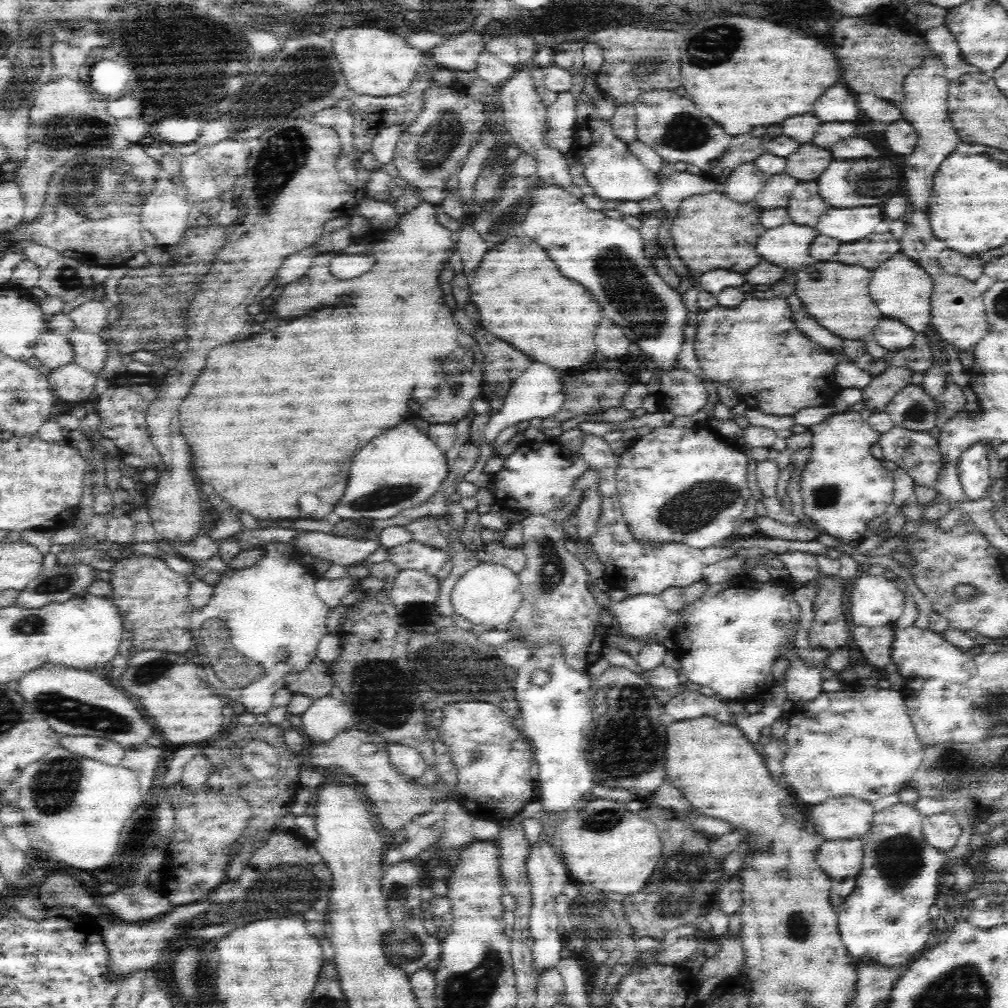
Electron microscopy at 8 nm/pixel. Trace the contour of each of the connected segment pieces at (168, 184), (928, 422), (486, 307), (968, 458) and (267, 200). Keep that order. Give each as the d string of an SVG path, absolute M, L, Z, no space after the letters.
M168 180L154 182L152 192L141 206L143 227L151 232L158 247L178 244L186 230L190 205L178 184Z
M910 384L888 402L885 412L896 427L928 433L943 423L937 417L939 406L932 397L926 395L922 384Z
M527 236L500 242L502 250L488 250L470 286L470 301L480 312L484 330L522 350L534 362L566 371L582 368L596 354L594 332L600 322L600 306L578 282L564 278L546 252Z
M978 440L958 458L958 478L965 498L975 505L986 498L990 486L990 462L988 454L995 443L990 440Z
M305 117L286 118L284 122L277 122L267 128L251 142L249 147L248 166L237 186L237 194L233 201L234 206L239 209L237 222L229 229L223 249L216 255L208 276L204 278L204 282L201 282L200 290L196 291L196 298L192 299L187 312L185 340L188 350L182 350L184 354L179 354L174 374L164 380L156 400L148 406L146 412L148 433L166 466L166 469L159 473L155 489L148 498L147 509L156 534L172 545L183 545L198 538L201 535L200 527L204 522L198 488L190 470L192 468L190 448L184 442L178 422L182 400L188 396L196 378L204 370L210 350L228 342L242 342L250 336L252 316L259 314L262 308L268 308L268 306L260 306L260 299L256 296L264 286L268 286L268 282L276 278L286 258L317 242L324 224L332 218L342 218L350 214L362 195L360 190L350 188L343 181L336 166L336 160L340 158L342 152L338 133L331 127L316 123L315 120L308 121Z

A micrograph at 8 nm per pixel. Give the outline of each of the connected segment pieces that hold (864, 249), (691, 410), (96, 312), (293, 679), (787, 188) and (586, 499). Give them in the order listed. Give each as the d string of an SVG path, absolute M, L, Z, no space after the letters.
M872 234L856 244L842 244L838 250L838 260L844 264L860 264L874 270L890 256L900 252L900 242L890 234Z
M676 369L672 374L660 378L662 382L658 396L668 398L668 412L674 417L694 416L708 407L708 390L700 377L693 375L686 369Z
M92 298L75 307L69 314L76 328L89 333L101 334L108 327L106 316L108 316L106 302L98 298Z
M316 656L304 672L288 674L285 687L292 694L305 694L312 699L330 695L331 688L335 686L330 673L328 666Z
M786 173L765 176L762 189L752 203L761 210L787 207L792 192L799 182Z
M595 487L584 490L579 508L575 512L575 522L576 529L578 529L578 539L585 540L588 544L590 537L598 532L600 505L601 498Z

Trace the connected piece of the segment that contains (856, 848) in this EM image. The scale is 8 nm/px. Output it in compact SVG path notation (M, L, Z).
M858 838L823 841L816 854L817 864L832 880L854 878L863 866L863 842Z

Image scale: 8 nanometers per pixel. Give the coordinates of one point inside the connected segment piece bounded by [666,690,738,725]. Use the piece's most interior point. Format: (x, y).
(687, 705)

